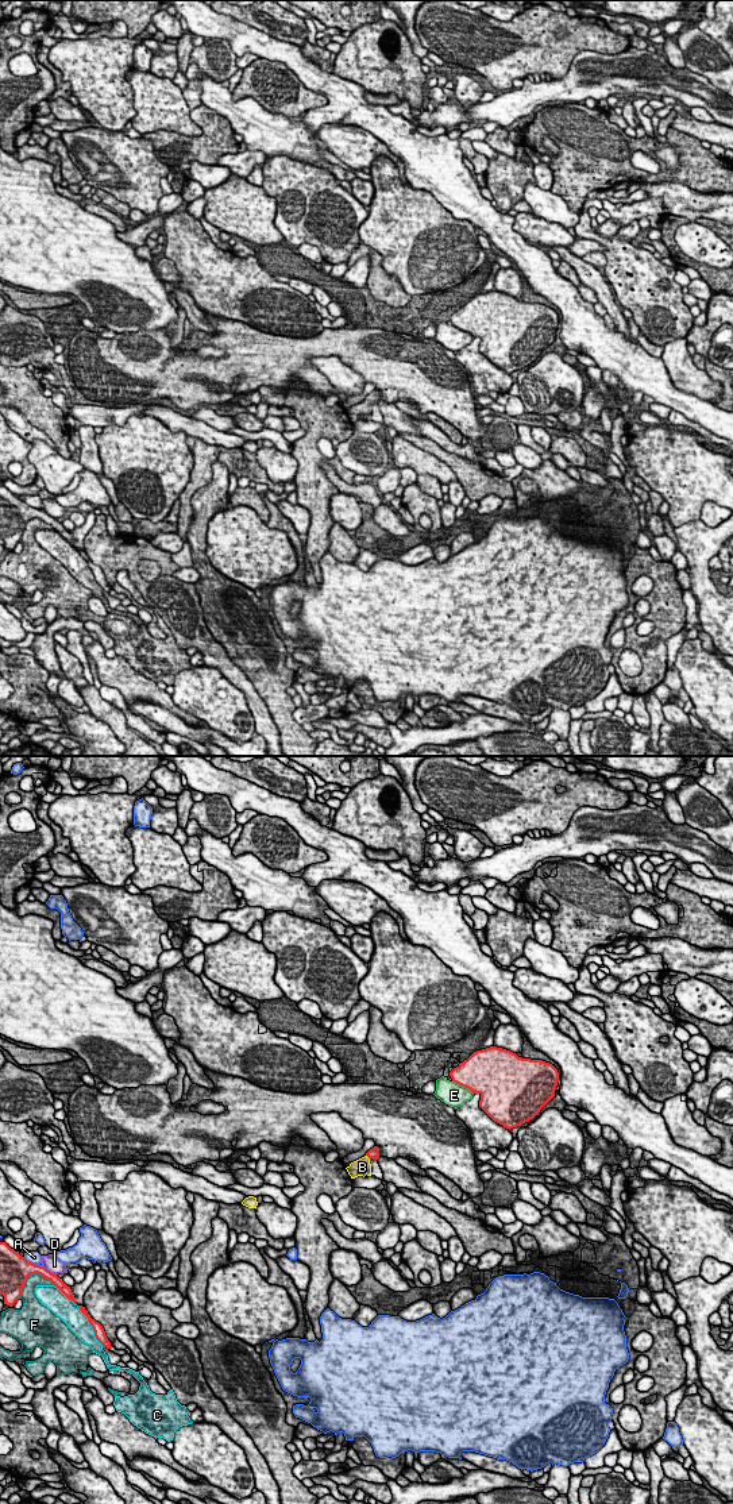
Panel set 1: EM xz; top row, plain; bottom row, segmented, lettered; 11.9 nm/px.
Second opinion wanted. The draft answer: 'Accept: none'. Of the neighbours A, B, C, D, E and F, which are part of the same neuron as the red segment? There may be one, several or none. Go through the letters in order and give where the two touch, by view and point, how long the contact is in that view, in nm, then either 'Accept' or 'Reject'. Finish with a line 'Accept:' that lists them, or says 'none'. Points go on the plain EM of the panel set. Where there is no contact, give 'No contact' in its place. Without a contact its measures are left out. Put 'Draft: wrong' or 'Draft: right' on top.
Draft: wrong
A: Touches red at xz (31, 506). Shared border 260 nm. Reject
B: Touches red at xz (367, 400). Shared border 70 nm. Accept
C: Touches red at xz (83, 556). Shared border 950 nm. Reject
D: Touches red at xz (49, 515). Shared border 200 nm. Reject
E: Touches red at xz (463, 330). Shared border 300 nm. Reject
F: Touches red at xz (30, 519). Shared border 460 nm. Reject
Accept: B

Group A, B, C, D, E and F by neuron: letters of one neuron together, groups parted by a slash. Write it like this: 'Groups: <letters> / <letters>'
Groups: A / B / C / D / E / F

